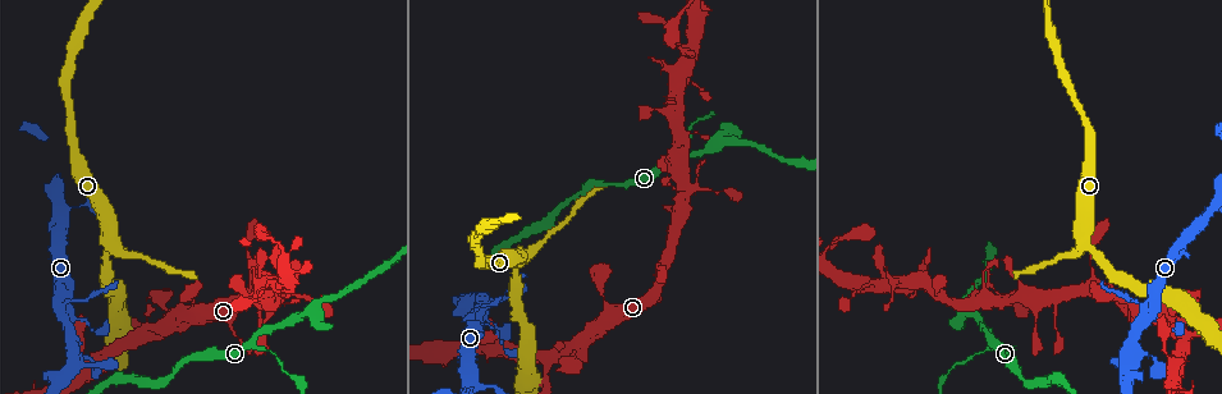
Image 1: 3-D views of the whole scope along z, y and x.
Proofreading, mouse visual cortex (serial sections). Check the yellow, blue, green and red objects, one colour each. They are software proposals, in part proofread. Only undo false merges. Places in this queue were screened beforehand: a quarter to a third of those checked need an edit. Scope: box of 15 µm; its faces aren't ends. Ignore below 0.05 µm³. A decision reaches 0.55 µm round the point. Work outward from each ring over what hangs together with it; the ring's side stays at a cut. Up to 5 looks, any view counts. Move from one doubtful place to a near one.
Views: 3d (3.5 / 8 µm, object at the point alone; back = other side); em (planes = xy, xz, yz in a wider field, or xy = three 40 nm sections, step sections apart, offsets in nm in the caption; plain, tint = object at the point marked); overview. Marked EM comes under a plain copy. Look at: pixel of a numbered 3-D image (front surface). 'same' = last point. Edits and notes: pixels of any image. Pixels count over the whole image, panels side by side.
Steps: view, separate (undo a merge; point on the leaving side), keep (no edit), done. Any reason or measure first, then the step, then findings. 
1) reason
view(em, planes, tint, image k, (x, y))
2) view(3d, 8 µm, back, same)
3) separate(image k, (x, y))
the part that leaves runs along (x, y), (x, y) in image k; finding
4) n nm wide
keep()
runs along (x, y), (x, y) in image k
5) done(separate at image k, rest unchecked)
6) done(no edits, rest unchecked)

thick turns thin
view(3d, 8 µm, image 1, (987, 347))

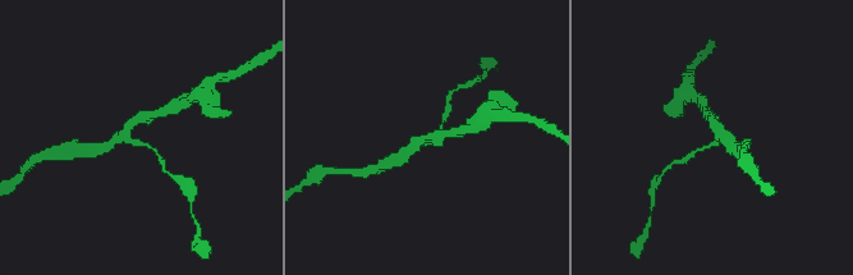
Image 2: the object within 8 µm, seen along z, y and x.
arms of 150, 300 nm; shape alone is not enough
view(em, planes, tint, image 2, (140, 145))

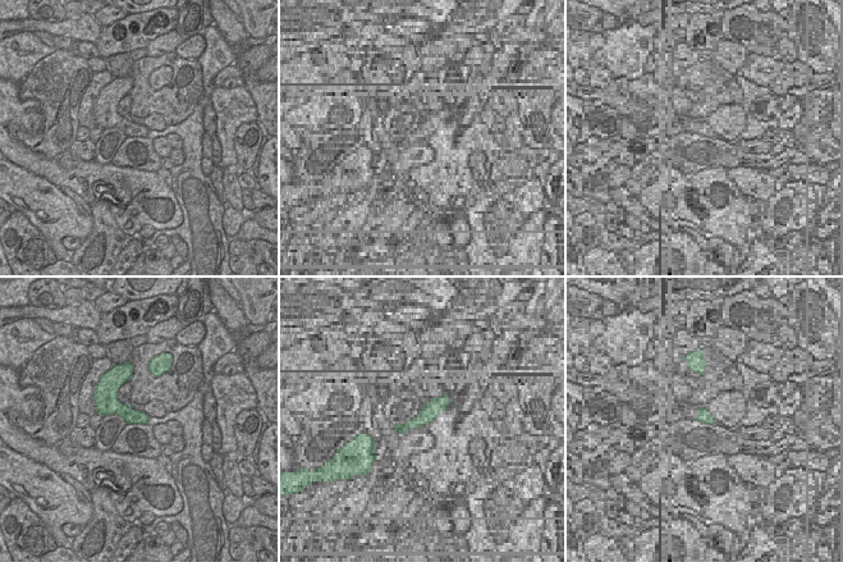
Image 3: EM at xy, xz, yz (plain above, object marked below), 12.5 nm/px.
keep()
runs along (397, 159), (434, 138), (445, 117) in image 2; one cell here

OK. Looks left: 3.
arms part here
view(3d, 8 µm, image 1, (548, 366))

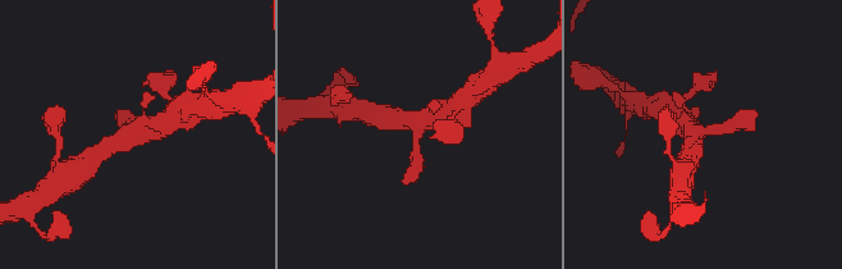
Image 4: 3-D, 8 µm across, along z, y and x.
view(em, xy, step 2, tint, image 4, (703, 132))

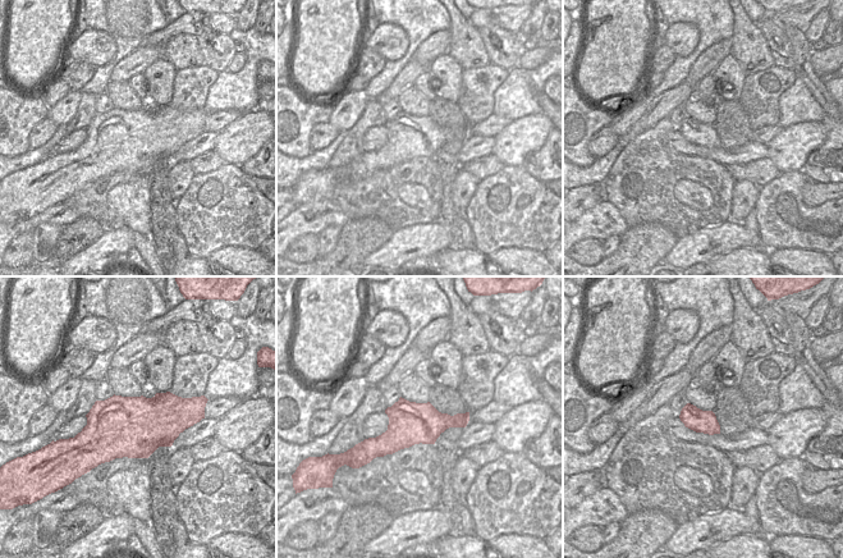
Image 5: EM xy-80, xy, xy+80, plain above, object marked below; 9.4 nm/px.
keep()
runs along (164, 123), (147, 126), (99, 153) in image 4; one cell here

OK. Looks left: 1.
done(no edits, rest unchecked)

